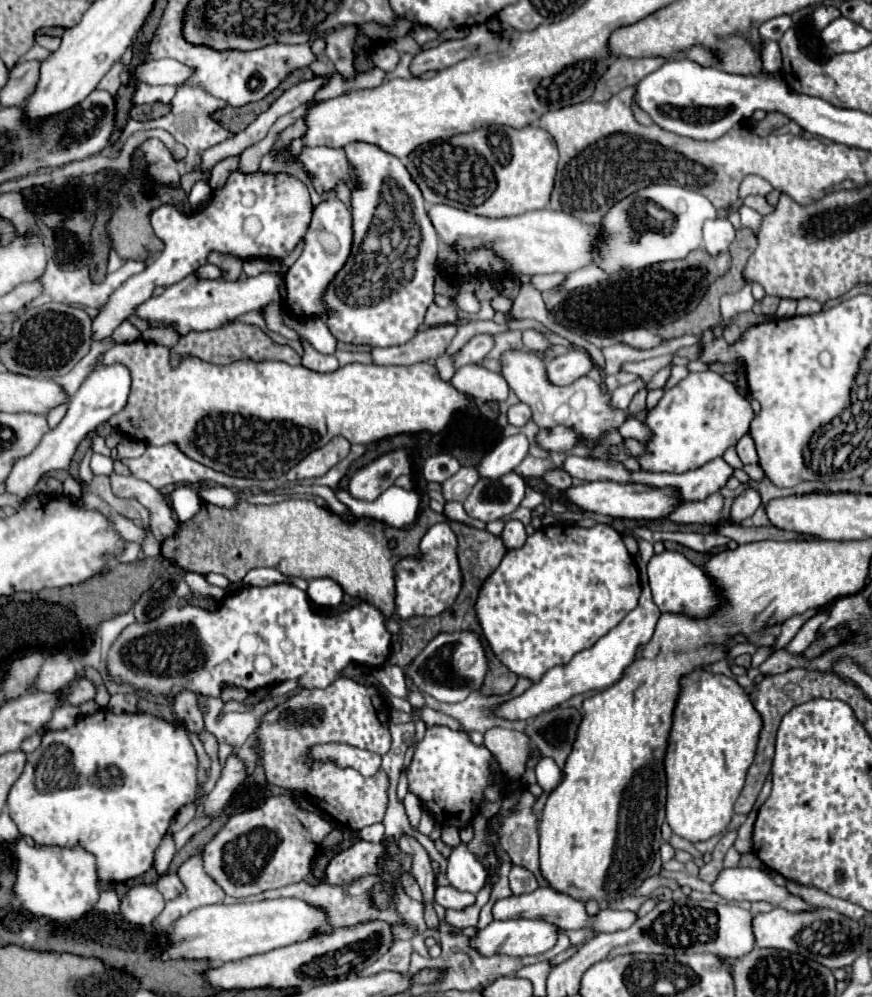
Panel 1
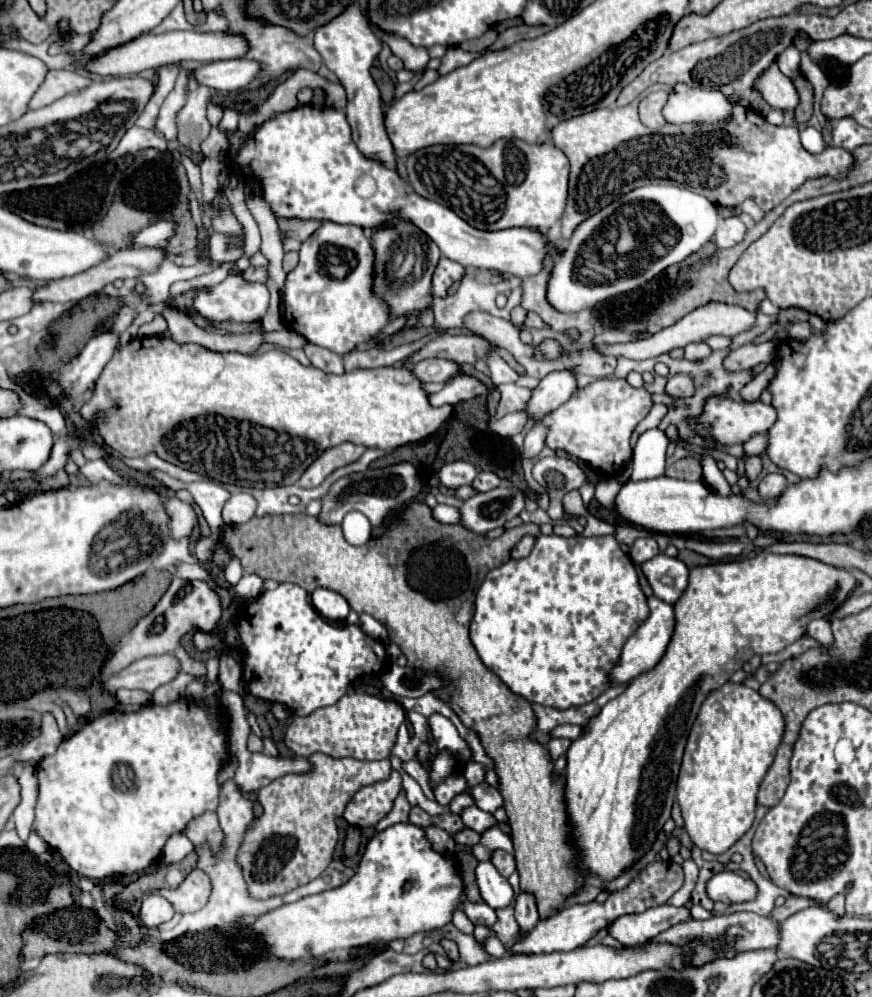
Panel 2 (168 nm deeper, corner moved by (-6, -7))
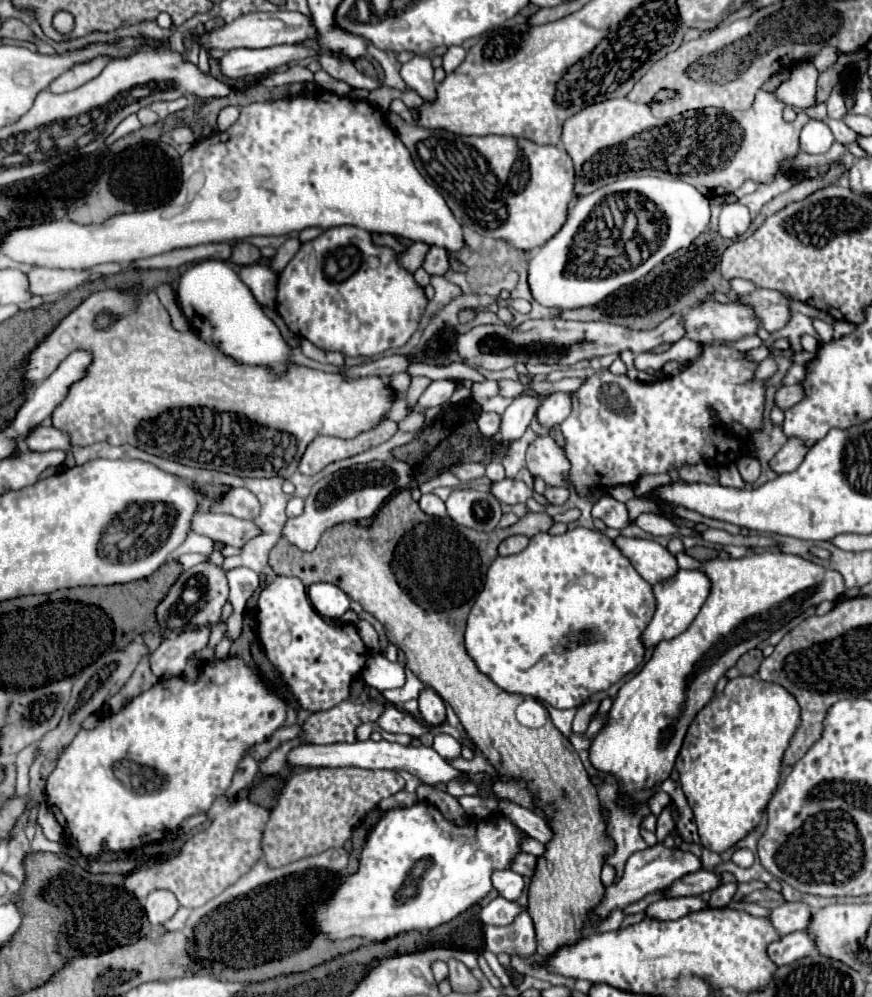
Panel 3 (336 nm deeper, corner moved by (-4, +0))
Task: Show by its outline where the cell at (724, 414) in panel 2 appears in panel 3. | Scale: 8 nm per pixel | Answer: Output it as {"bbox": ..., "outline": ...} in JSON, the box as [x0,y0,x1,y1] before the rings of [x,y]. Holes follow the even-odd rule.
{"bbox":[776,384,804,410],"outline":[[[796,384],[796,386],[782,386],[776,394],[776,404],[782,408],[782,410],[788,410],[792,408],[794,404],[798,404],[800,400],[804,398],[804,386],[802,384]]]}

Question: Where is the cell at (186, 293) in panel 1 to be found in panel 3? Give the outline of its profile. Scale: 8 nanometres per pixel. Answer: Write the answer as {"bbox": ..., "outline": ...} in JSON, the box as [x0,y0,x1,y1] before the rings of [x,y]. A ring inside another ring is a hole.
{"bbox":[240,264,278,306],"outline":[[[250,264],[240,270],[240,278],[252,294],[256,296],[258,304],[262,306],[274,306],[276,304],[276,284],[278,284],[278,274],[270,270],[266,264]]]}

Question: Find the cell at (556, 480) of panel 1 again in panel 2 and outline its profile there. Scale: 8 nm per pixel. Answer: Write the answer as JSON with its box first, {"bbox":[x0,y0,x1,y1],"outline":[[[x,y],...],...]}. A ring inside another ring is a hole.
{"bbox":[564,491,590,519],"outline":[[[568,491],[568,495],[564,495],[564,511],[570,513],[570,515],[578,515],[578,517],[586,517],[590,519],[590,513],[586,511],[584,503],[582,503],[582,497],[578,491]]]}

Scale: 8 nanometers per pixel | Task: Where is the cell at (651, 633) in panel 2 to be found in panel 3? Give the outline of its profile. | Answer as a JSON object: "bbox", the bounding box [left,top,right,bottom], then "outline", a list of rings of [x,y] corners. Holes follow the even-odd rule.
{"bbox":[642,568,712,648],"outline":[[[682,568],[674,576],[654,584],[658,608],[656,608],[654,618],[650,620],[650,624],[648,624],[648,628],[644,630],[644,636],[642,636],[646,648],[656,646],[662,640],[670,640],[670,638],[682,634],[692,624],[692,620],[700,612],[702,604],[706,602],[708,594],[710,594],[710,586],[712,586],[710,578],[702,570],[682,570]]]}

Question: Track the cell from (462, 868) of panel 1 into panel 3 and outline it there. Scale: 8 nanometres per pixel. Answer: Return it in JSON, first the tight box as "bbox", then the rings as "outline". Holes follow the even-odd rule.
{"bbox":[492,870,526,900],"outline":[[[498,870],[498,872],[494,872],[492,884],[508,900],[518,900],[520,894],[526,888],[524,878],[518,872],[514,872],[514,870]]]}

